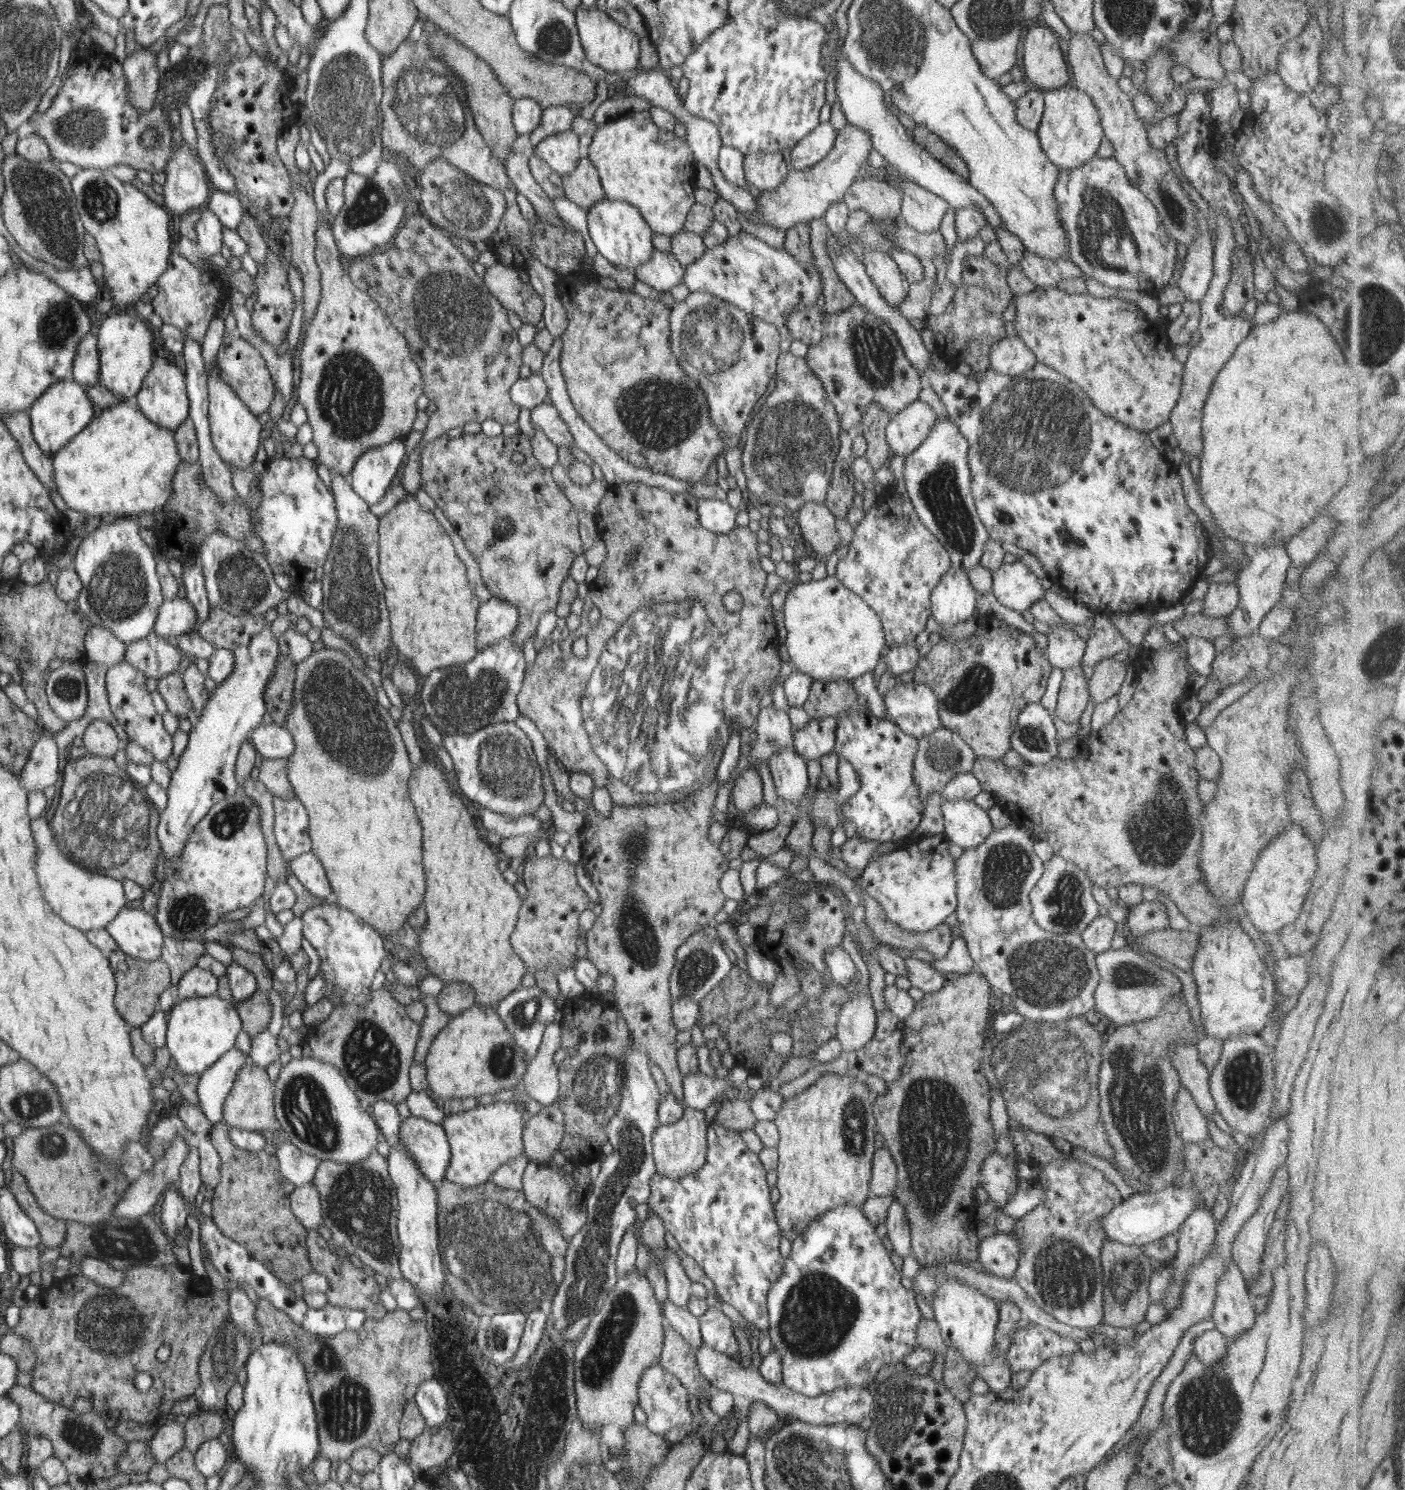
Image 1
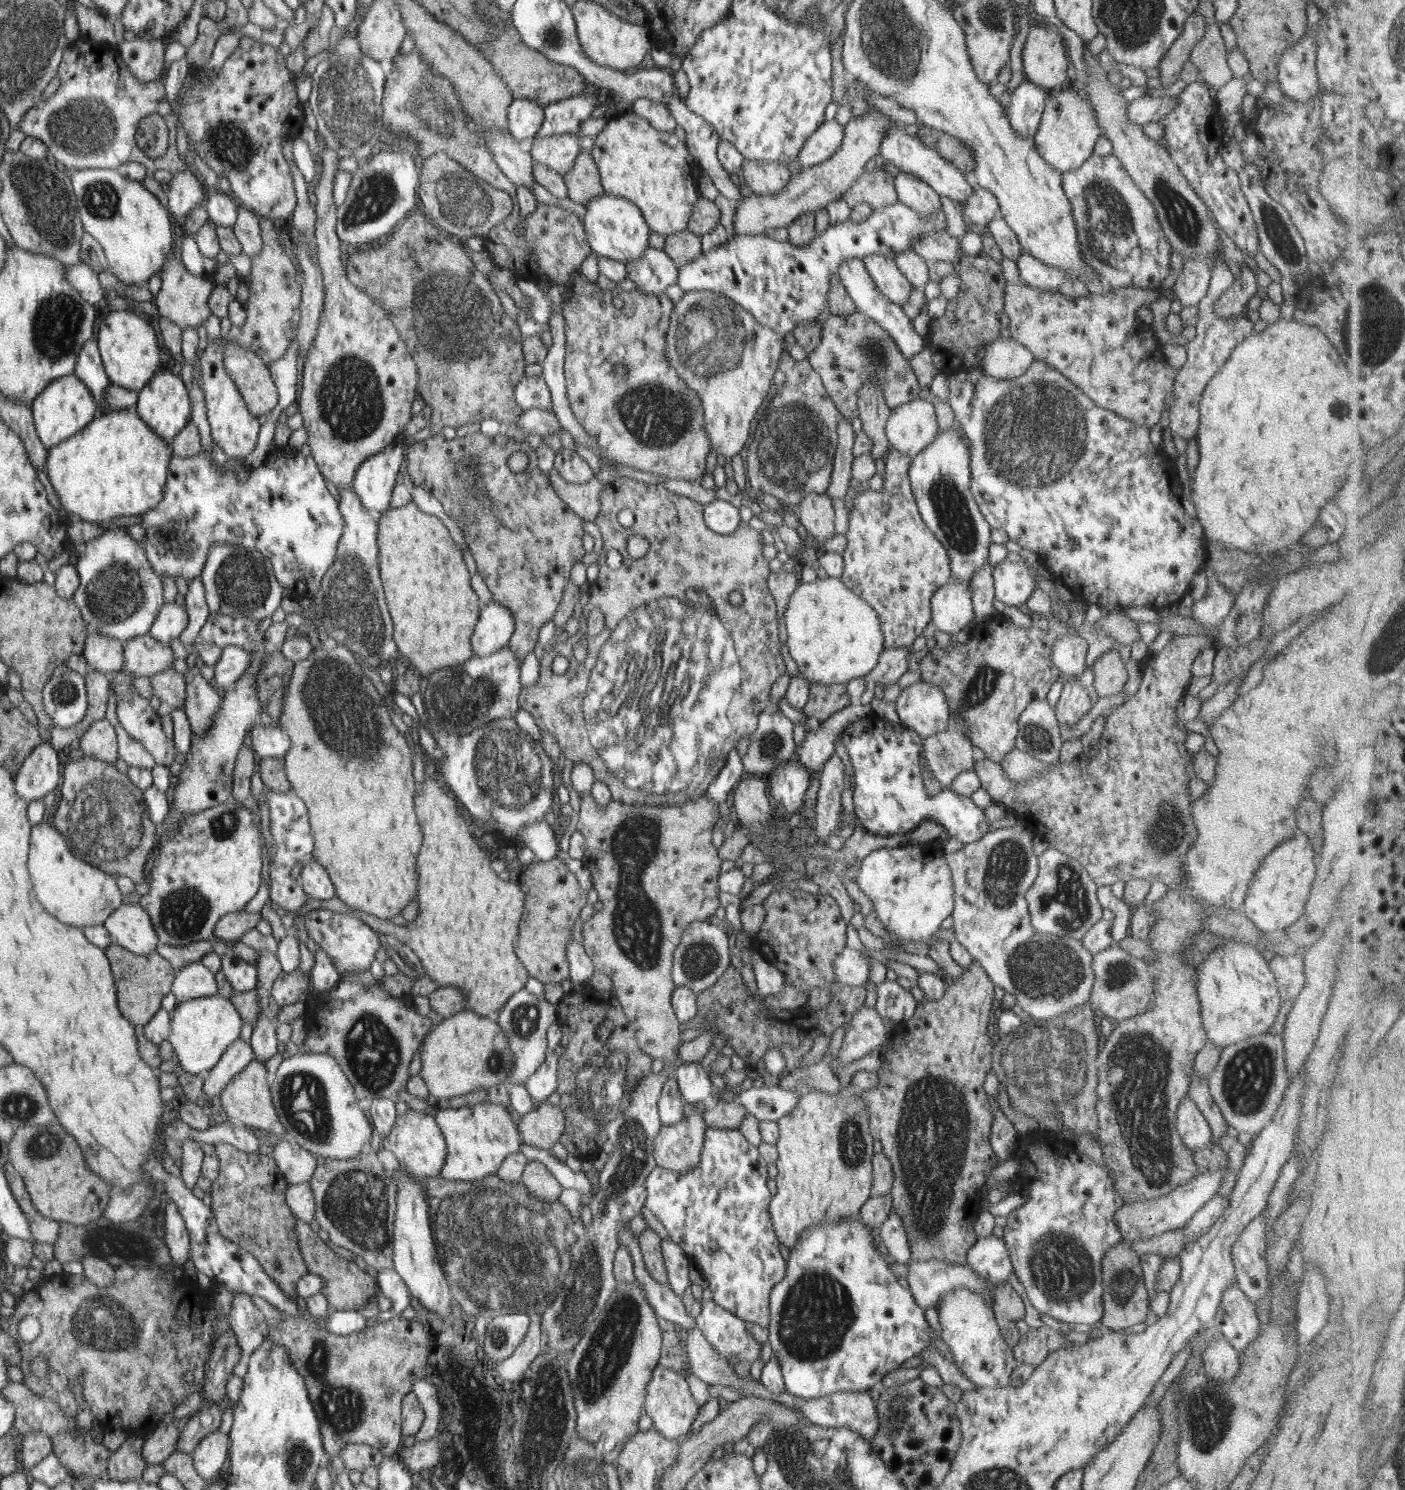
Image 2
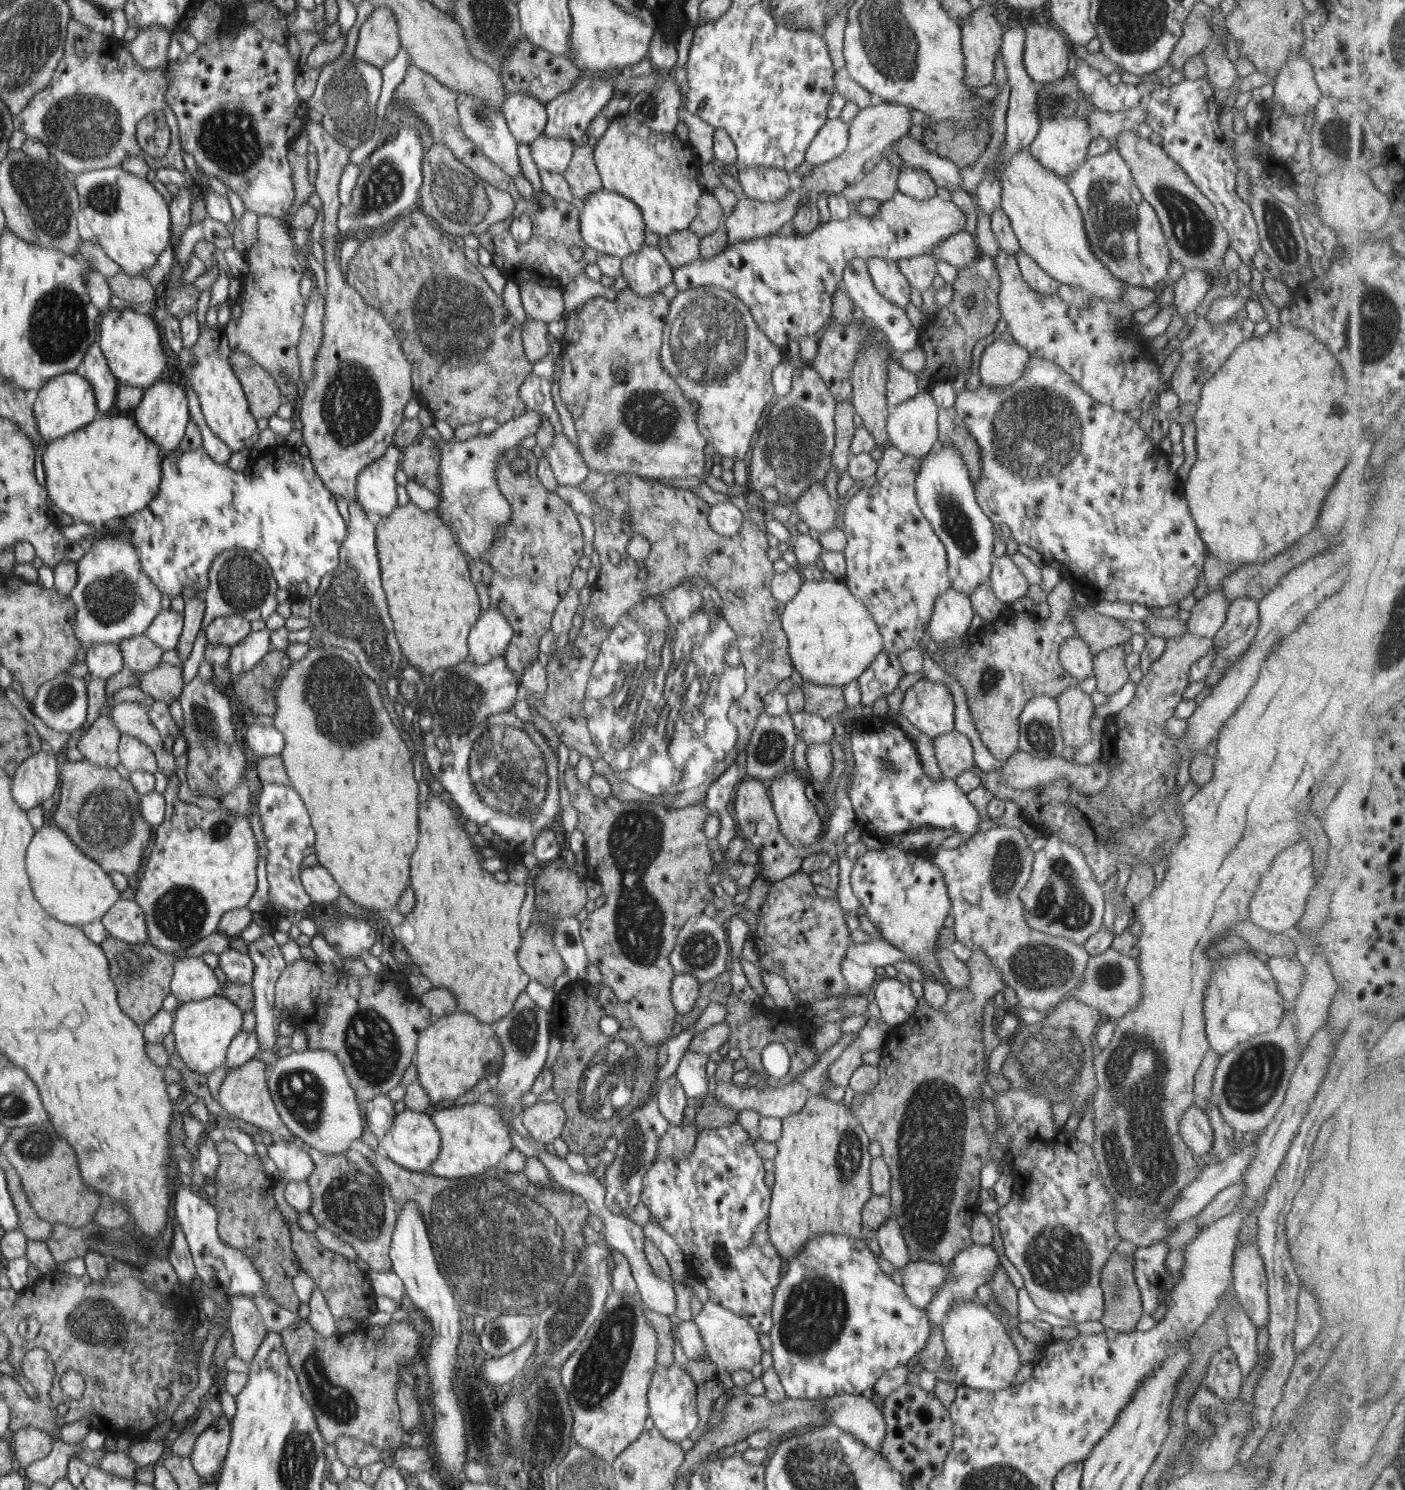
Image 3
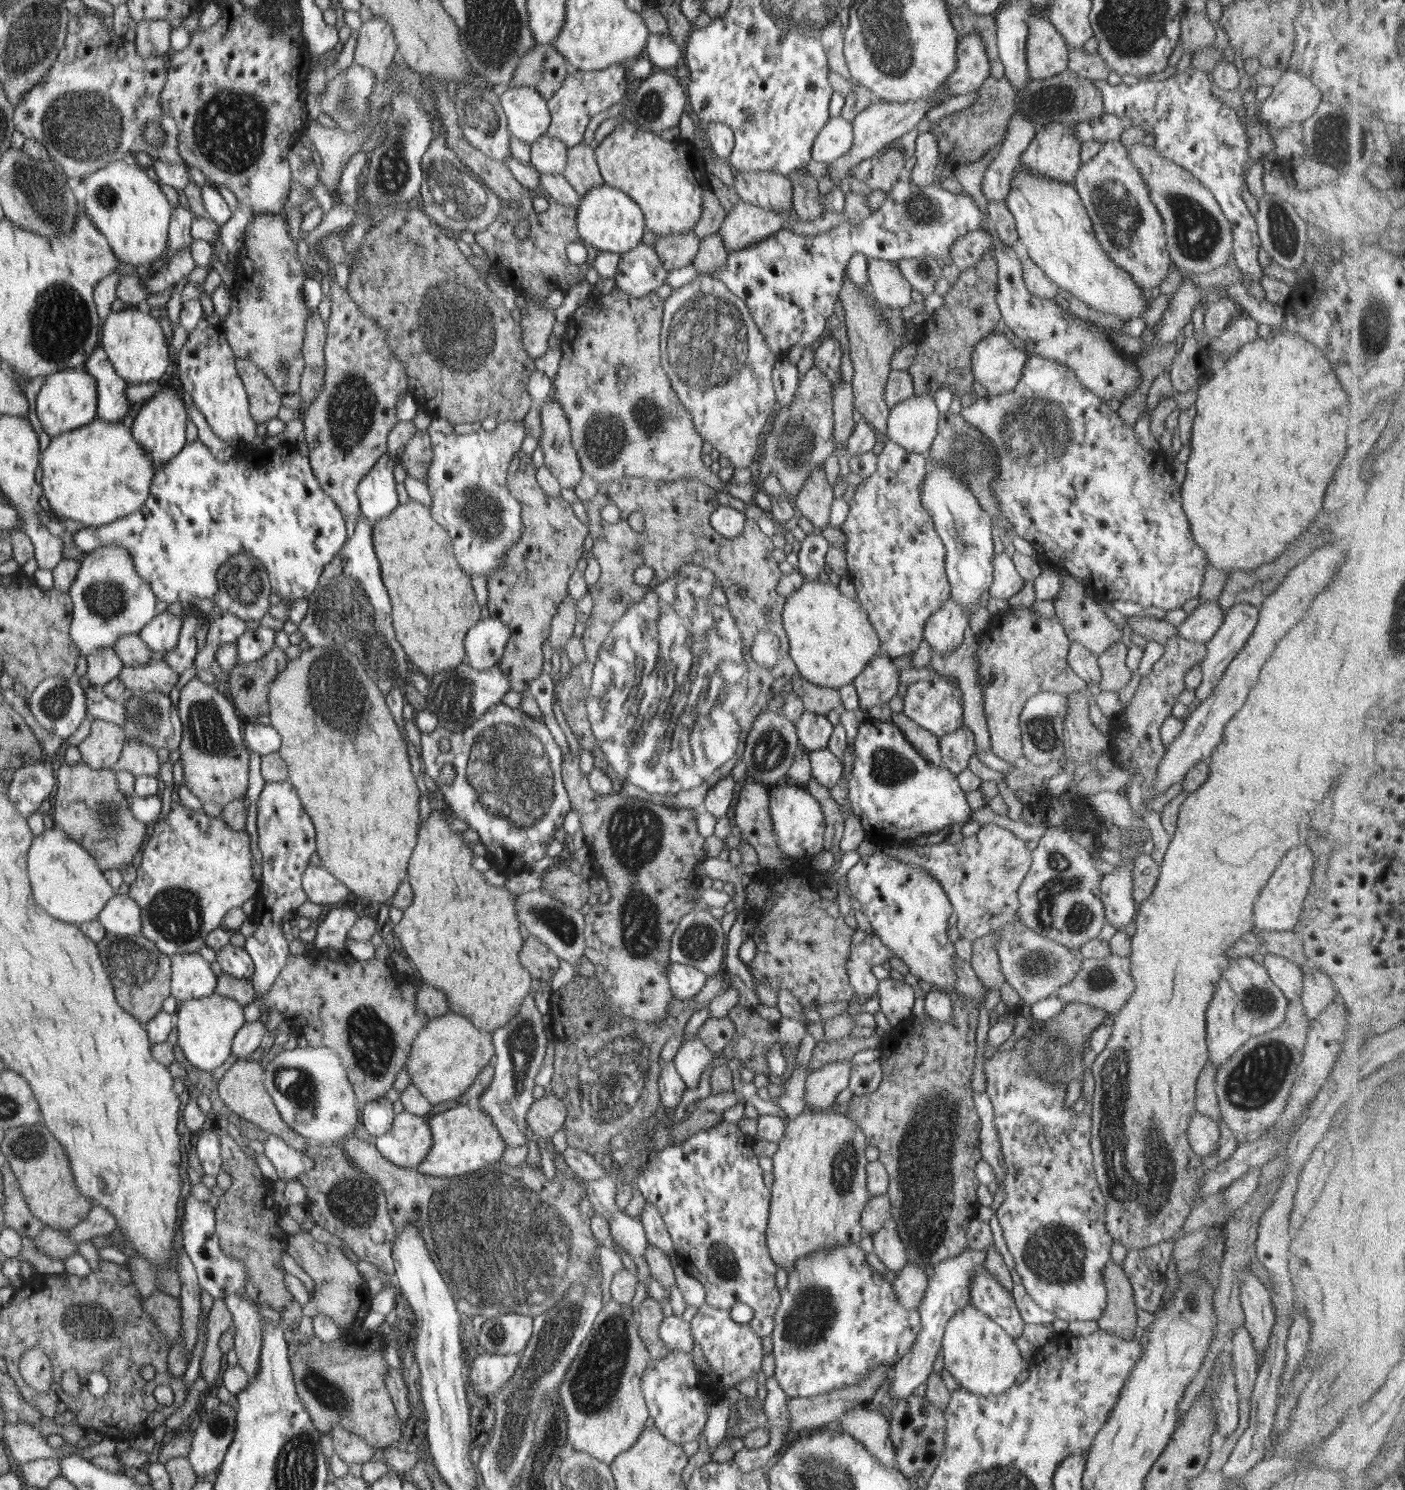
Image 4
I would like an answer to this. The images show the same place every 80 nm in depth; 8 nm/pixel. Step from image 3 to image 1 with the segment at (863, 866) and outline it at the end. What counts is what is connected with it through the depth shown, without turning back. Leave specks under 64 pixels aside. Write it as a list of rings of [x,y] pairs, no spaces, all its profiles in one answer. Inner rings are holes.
[[[936,834],[880,856],[873,854],[862,871],[862,891],[866,891],[874,900],[877,900],[887,920],[898,924],[902,930],[909,930],[912,935],[930,932],[942,924],[957,907],[956,859],[950,855],[949,847],[947,836]]]

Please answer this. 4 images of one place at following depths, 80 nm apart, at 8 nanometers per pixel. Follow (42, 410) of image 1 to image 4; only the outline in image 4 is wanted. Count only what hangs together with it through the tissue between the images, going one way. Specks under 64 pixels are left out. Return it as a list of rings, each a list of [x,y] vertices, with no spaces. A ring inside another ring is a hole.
[[[84,367],[64,369],[58,373],[49,374],[36,398],[37,417],[44,432],[50,437],[58,436],[68,431],[90,425],[98,418],[98,383],[96,377]]]

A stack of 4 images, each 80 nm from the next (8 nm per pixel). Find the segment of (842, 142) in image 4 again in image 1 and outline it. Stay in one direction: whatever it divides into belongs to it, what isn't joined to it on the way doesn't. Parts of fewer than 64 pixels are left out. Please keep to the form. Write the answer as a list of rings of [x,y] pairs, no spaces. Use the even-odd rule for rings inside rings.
[[[819,124],[819,126],[800,142],[793,146],[790,154],[790,164],[792,170],[807,169],[817,162],[824,160],[826,155],[832,150],[837,132],[834,126],[828,124]]]

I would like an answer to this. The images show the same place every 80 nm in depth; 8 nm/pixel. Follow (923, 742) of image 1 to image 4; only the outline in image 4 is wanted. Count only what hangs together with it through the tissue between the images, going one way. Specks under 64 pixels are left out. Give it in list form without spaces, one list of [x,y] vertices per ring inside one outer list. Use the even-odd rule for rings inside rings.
[[[962,725],[956,732],[940,738],[939,747],[943,758],[943,766],[955,775],[968,769],[970,755],[976,751],[975,734],[968,725]]]

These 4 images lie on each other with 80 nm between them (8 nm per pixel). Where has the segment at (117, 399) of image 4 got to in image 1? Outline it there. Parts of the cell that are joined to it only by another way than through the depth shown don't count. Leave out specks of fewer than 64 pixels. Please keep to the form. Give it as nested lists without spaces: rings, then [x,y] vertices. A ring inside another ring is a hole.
[[[88,335],[79,342],[74,361],[74,379],[82,387],[94,387],[99,384],[99,374],[98,337]]]

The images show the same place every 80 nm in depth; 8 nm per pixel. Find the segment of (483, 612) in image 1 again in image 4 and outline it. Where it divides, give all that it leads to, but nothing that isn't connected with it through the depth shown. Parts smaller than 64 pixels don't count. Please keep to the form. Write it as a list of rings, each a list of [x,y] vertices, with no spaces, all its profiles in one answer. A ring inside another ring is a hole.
[[[499,618],[480,619],[466,636],[466,661],[478,670],[499,664],[510,638],[510,627]]]

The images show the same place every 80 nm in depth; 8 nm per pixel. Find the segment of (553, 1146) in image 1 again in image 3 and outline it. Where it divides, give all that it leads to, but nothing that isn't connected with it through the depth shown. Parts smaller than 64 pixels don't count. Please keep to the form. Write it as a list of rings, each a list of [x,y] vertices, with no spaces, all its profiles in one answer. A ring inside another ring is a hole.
[[[557,1100],[536,1101],[523,1111],[522,1122],[530,1136],[551,1147],[555,1138],[561,1136],[567,1121],[567,1112]]]

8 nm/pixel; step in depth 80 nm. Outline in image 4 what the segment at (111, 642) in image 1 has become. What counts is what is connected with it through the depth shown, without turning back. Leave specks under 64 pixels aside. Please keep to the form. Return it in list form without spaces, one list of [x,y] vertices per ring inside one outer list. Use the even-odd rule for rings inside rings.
[[[113,646],[100,648],[87,656],[86,681],[92,686],[103,687],[112,678],[119,676],[123,662],[116,654]]]

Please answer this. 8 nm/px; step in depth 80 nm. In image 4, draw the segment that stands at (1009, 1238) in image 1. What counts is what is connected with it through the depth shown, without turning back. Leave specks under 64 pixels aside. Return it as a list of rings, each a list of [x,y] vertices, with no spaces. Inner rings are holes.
[[[967,1248],[954,1258],[944,1259],[933,1266],[928,1280],[928,1288],[924,1292],[922,1304],[916,1309],[920,1313],[920,1323],[922,1330],[917,1334],[916,1342],[908,1354],[892,1367],[890,1373],[889,1397],[890,1399],[906,1398],[913,1394],[914,1390],[924,1384],[928,1377],[933,1373],[932,1367],[940,1349],[942,1349],[942,1338],[946,1324],[954,1317],[957,1311],[969,1305],[970,1300],[970,1283],[974,1280],[973,1274],[980,1268],[985,1267],[985,1250],[976,1251]]]

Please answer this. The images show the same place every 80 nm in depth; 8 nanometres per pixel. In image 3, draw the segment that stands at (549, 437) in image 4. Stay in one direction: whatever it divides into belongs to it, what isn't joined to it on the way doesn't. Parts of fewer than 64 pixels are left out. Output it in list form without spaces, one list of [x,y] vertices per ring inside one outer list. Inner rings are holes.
[[[565,433],[554,435],[552,446],[546,448],[546,455],[556,482],[564,486],[580,485],[590,472],[579,449]]]

